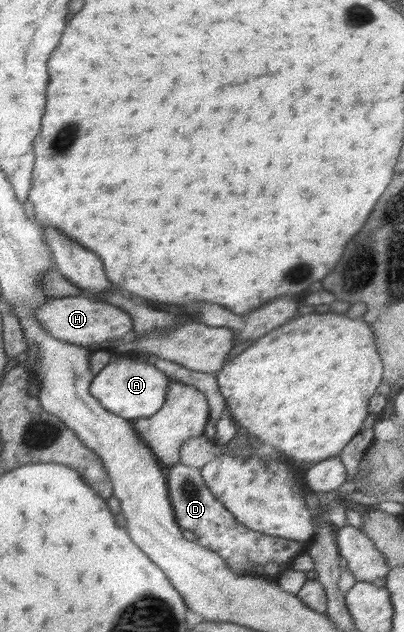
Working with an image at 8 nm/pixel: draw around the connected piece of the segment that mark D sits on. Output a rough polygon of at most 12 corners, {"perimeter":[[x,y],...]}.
{"perimeter":[[171,466],[178,527],[232,570],[284,570],[306,548],[236,521],[199,468]]}

